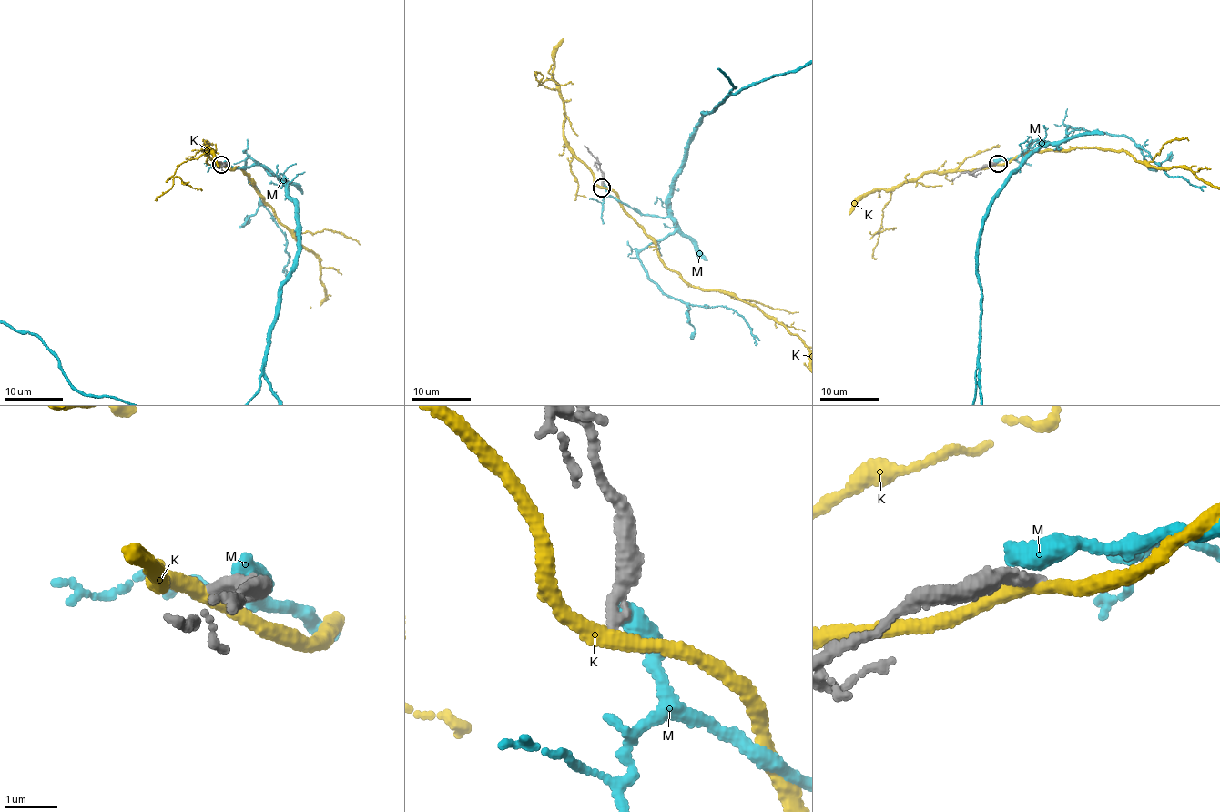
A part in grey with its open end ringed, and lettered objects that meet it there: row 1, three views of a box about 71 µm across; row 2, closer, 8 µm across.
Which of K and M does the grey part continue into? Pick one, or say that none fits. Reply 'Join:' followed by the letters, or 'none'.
Join: none

